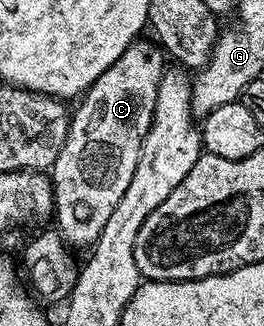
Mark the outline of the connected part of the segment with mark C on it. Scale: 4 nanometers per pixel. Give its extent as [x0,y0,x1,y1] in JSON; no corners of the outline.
[52,38,168,249]

